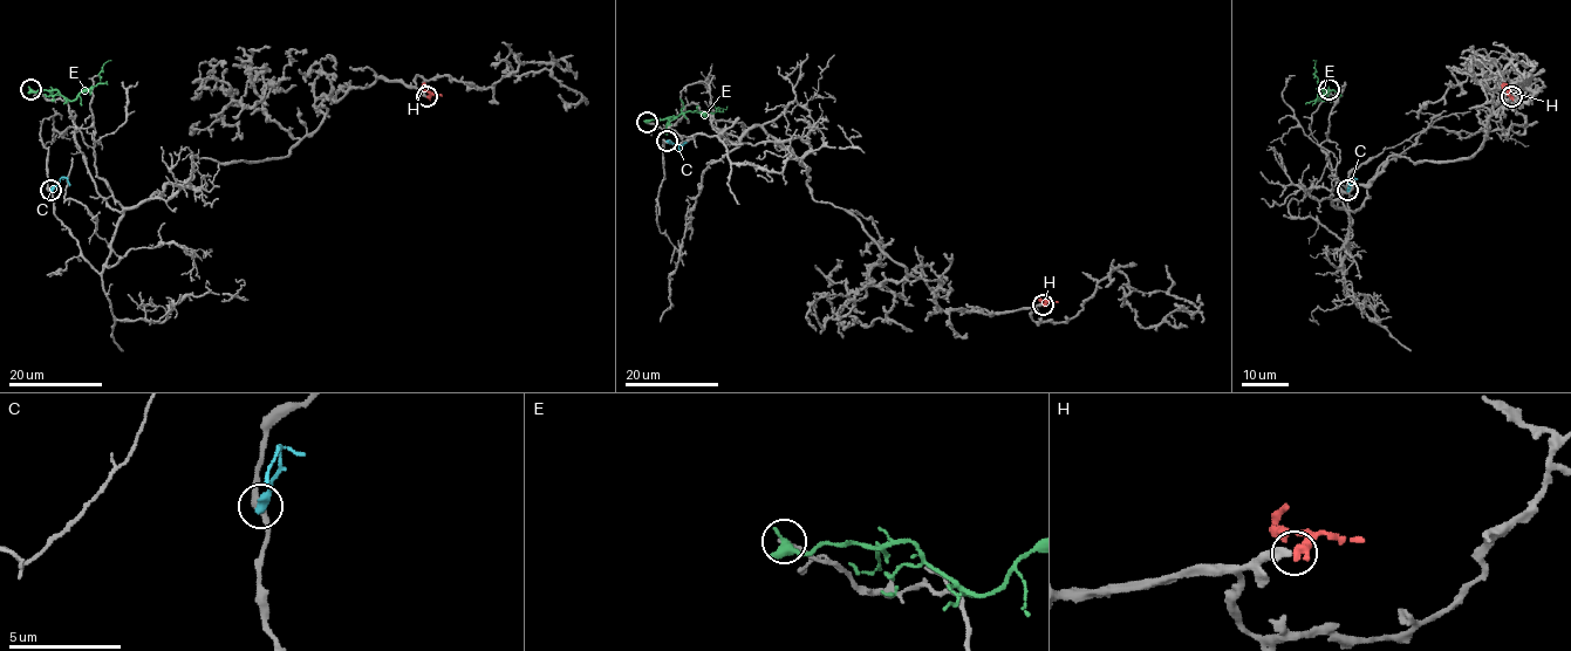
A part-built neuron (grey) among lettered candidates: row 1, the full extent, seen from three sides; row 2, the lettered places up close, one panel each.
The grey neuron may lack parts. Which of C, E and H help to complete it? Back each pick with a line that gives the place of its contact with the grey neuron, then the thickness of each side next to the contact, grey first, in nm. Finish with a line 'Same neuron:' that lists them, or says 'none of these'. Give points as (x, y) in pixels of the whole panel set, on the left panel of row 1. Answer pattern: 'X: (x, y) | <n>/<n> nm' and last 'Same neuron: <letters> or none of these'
H: (427, 96) | 400/480 nm
Same neuron: H

